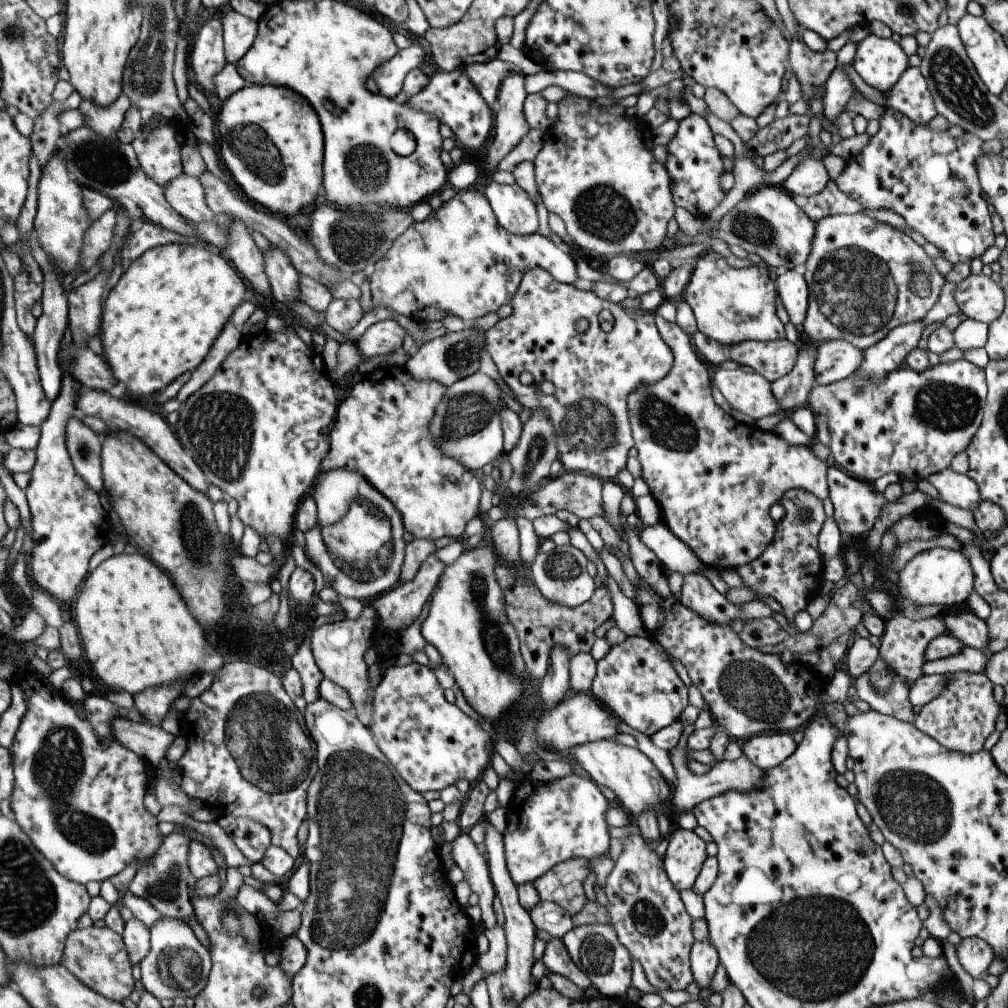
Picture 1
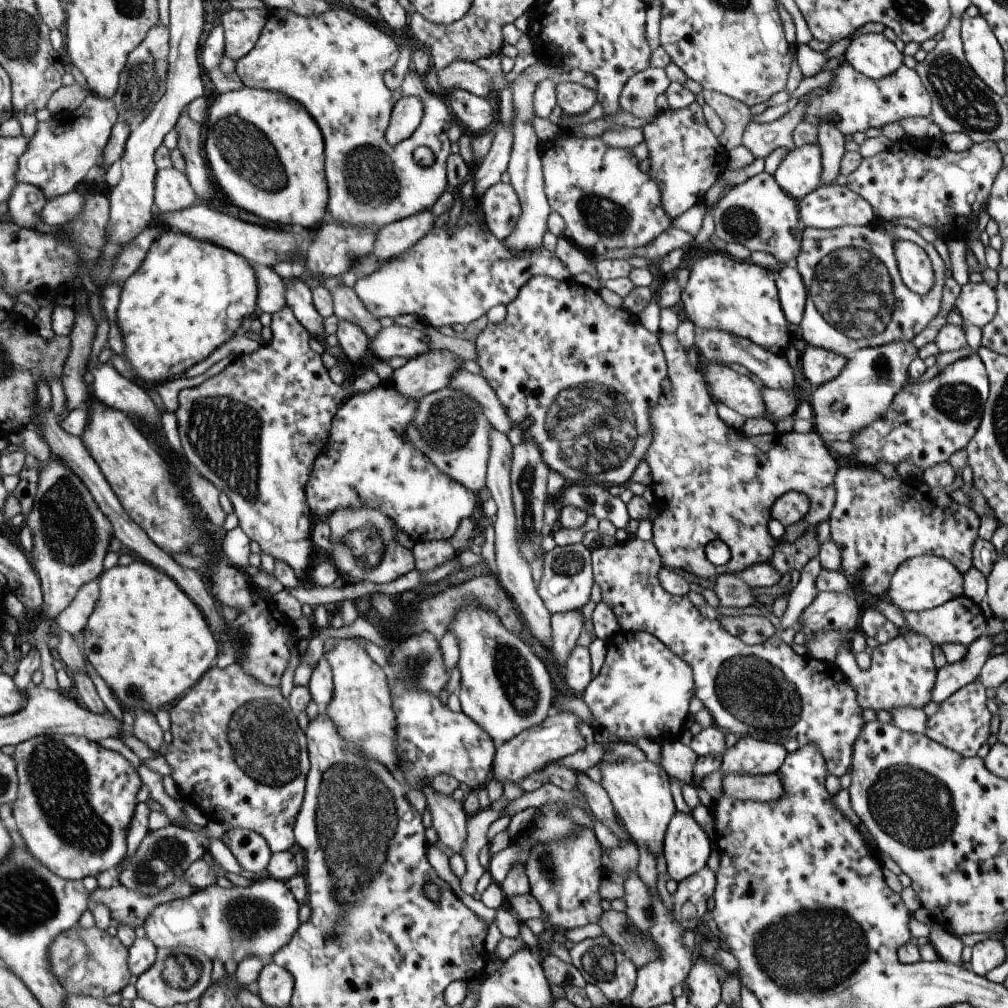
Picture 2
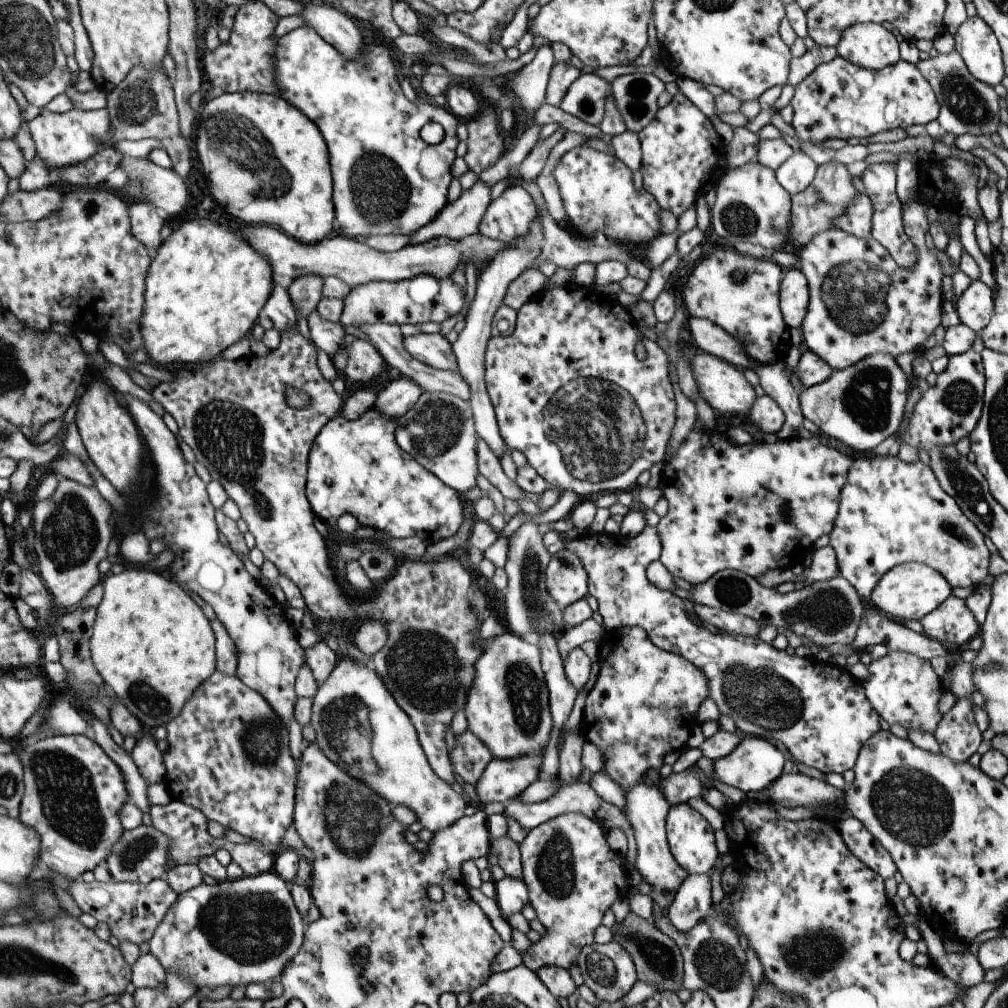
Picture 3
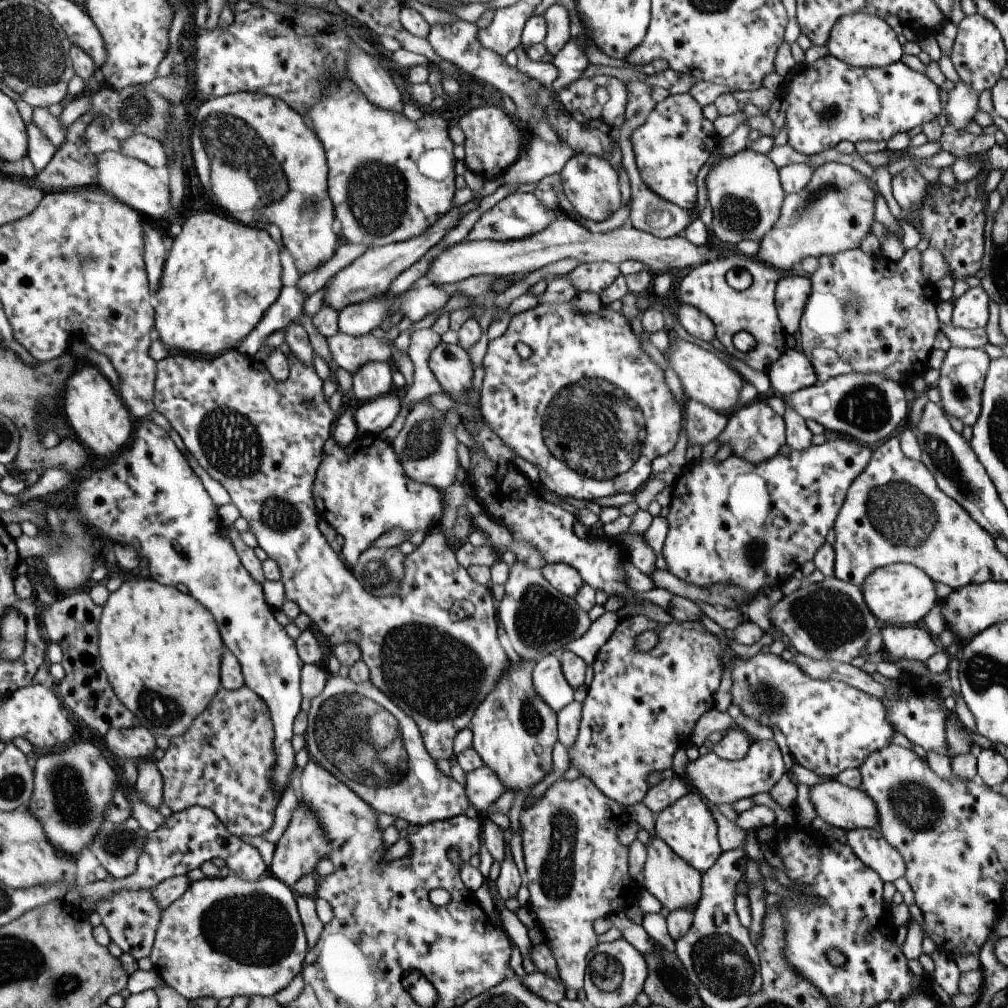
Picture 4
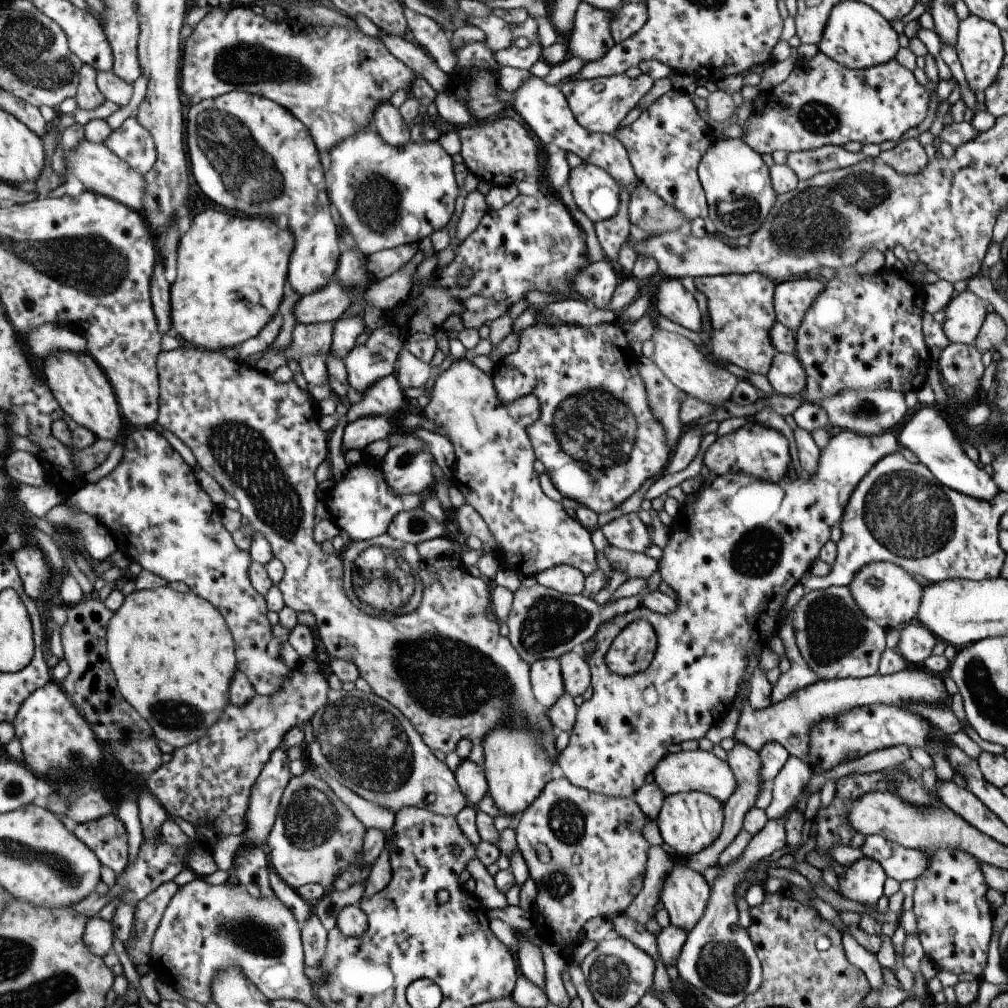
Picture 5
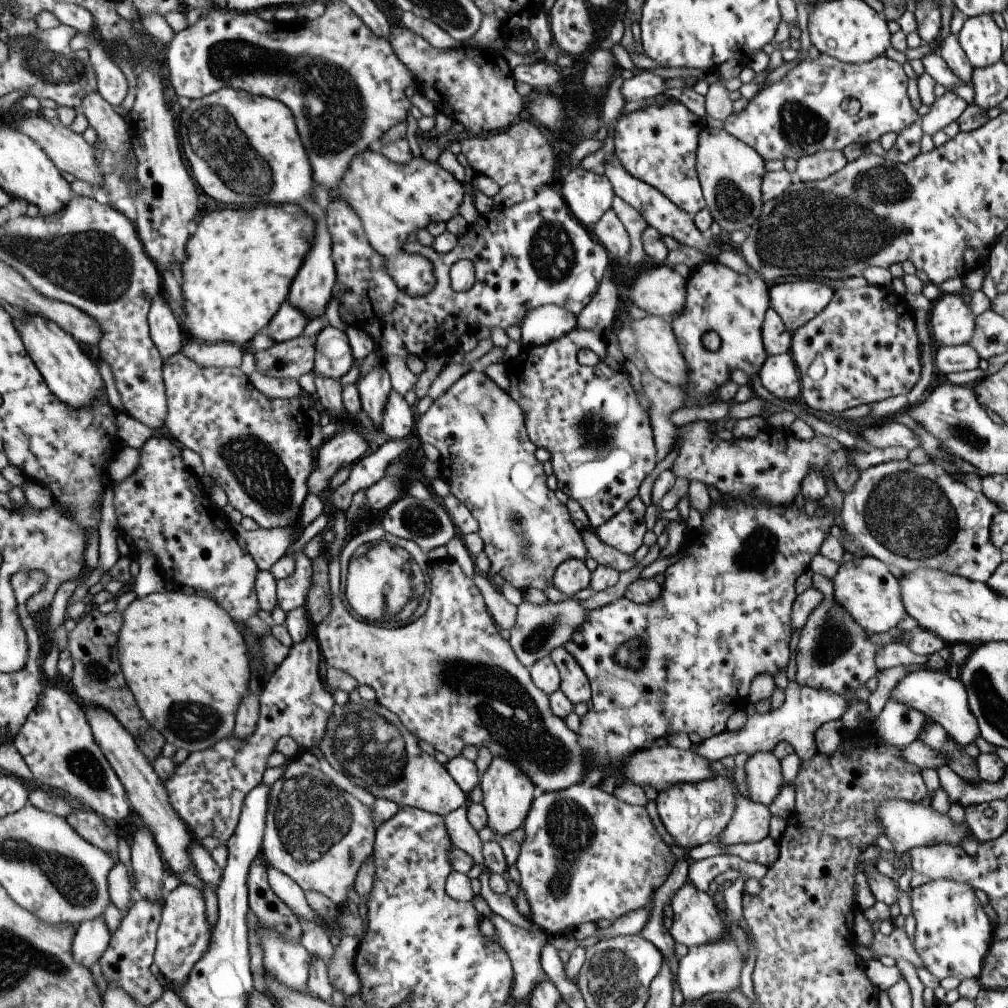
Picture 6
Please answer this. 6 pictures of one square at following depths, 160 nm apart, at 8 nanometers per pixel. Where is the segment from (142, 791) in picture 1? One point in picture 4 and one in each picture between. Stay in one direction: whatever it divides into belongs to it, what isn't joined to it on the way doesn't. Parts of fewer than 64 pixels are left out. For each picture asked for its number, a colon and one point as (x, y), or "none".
2: (76, 801)
3: (75, 791)
4: (72, 789)

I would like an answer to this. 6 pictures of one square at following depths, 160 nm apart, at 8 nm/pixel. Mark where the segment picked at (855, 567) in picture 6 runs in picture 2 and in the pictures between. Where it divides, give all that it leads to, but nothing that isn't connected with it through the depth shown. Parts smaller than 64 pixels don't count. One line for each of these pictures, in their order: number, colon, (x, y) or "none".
2: (921, 583)
3: (910, 590)
4: (898, 593)
5: (886, 594)

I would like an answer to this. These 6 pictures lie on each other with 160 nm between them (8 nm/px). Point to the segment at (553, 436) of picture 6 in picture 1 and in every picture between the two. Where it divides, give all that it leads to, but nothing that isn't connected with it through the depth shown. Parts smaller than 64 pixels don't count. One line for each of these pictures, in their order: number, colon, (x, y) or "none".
1: (593, 372)
2: (586, 374)
3: (567, 390)
4: (574, 394)
5: (595, 435)

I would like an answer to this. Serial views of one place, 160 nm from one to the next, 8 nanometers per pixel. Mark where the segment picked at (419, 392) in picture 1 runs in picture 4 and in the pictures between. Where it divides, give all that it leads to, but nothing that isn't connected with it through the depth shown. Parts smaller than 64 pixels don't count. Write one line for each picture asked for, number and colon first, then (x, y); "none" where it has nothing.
2: (367, 462)
3: (355, 467)
4: (361, 491)

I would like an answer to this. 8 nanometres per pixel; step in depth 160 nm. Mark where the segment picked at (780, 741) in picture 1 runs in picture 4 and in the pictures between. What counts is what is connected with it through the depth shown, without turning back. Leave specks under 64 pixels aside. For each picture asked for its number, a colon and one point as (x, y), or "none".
2: (749, 755)
3: (753, 764)
4: (721, 782)

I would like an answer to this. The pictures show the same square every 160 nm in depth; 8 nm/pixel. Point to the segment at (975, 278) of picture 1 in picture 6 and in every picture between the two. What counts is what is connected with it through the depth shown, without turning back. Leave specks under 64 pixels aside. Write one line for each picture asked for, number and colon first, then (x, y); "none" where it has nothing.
2: (976, 303)
3: (974, 306)
4: (969, 311)
5: (963, 315)
6: (950, 322)

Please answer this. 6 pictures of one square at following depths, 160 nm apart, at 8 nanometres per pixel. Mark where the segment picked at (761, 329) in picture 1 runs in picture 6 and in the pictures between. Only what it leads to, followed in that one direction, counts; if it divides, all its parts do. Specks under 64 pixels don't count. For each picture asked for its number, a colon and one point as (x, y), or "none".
2: (738, 297)
3: (748, 311)
4: (752, 309)
5: (740, 311)
6: (717, 299)

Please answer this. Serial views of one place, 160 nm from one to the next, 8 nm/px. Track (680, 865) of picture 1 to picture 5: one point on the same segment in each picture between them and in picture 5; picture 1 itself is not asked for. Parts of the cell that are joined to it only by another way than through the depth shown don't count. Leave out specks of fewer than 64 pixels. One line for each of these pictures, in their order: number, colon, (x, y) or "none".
2: (685, 847)
3: (690, 839)
4: (689, 829)
5: (688, 822)

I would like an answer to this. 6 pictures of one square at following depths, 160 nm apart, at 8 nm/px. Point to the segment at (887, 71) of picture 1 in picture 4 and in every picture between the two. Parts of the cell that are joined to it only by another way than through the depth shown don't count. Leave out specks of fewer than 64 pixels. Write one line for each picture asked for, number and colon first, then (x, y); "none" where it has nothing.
2: (871, 54)
3: (869, 45)
4: (860, 39)

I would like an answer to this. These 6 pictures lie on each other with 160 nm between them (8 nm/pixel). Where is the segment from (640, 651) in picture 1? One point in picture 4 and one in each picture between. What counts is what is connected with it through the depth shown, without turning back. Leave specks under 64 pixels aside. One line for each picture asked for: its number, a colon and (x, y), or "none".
2: (642, 690)
3: (642, 705)
4: (639, 708)

